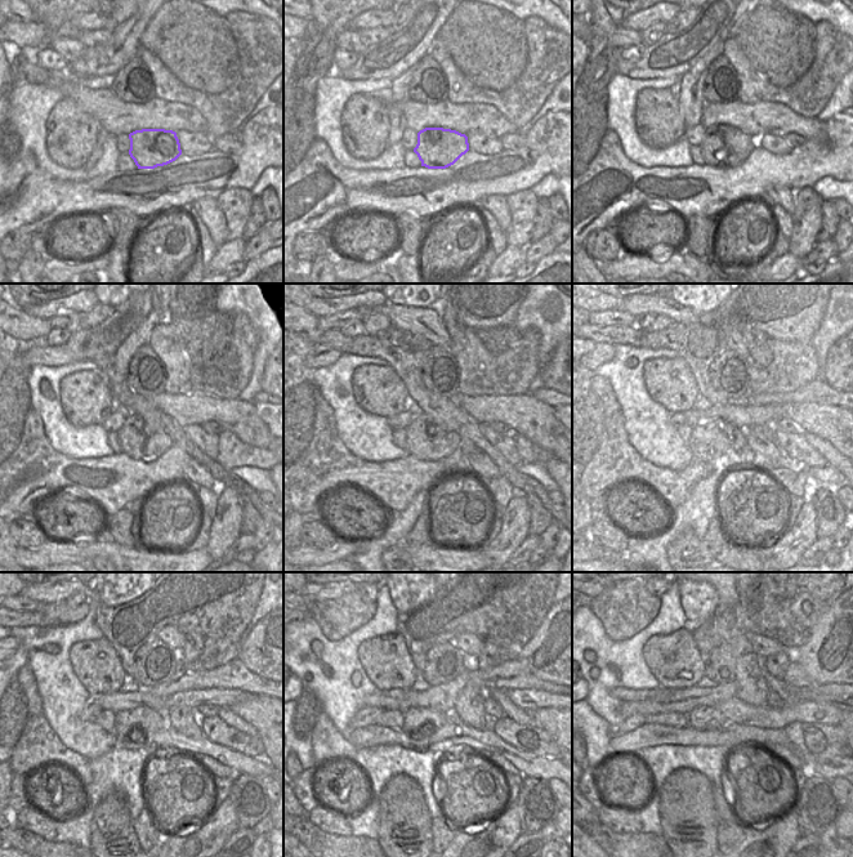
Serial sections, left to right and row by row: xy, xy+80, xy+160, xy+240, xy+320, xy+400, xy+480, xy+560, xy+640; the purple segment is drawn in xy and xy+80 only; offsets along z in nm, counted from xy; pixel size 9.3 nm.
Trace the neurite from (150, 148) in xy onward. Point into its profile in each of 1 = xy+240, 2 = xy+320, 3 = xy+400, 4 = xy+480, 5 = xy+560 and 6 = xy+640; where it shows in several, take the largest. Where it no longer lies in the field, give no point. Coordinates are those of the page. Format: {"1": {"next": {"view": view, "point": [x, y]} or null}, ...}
{"1": {"next": {"view": "xy+240", "point": [139, 437]}}, "2": {"next": {"view": "xy+320", "point": [428, 438]}}, "3": {"next": {"view": "xy+400", "point": [709, 440]}}, "4": {"next": {"view": "xy+480", "point": [143, 721]}}, "5": {"next": {"view": "xy+560", "point": [415, 718]}}, "6": {"next": {"view": "xy+640", "point": [704, 718]}}}

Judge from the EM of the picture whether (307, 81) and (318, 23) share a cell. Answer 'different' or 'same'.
same

